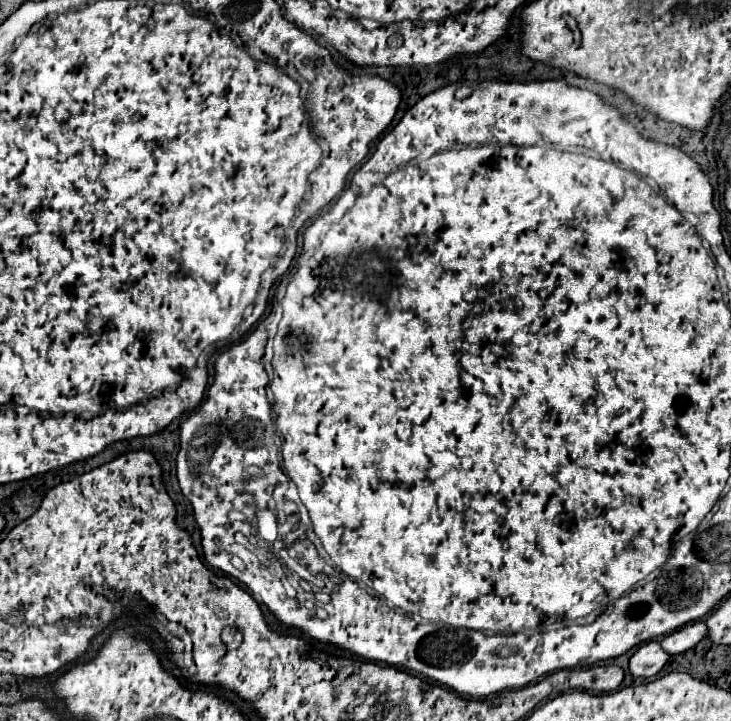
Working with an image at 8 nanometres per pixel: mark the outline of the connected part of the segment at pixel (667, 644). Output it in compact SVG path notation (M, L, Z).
M693 622L693 624L687 624L687 626L671 632L669 636L665 636L661 640L661 648L669 654L681 654L681 652L693 648L695 644L699 644L699 640L703 640L705 636L707 636L705 622Z

